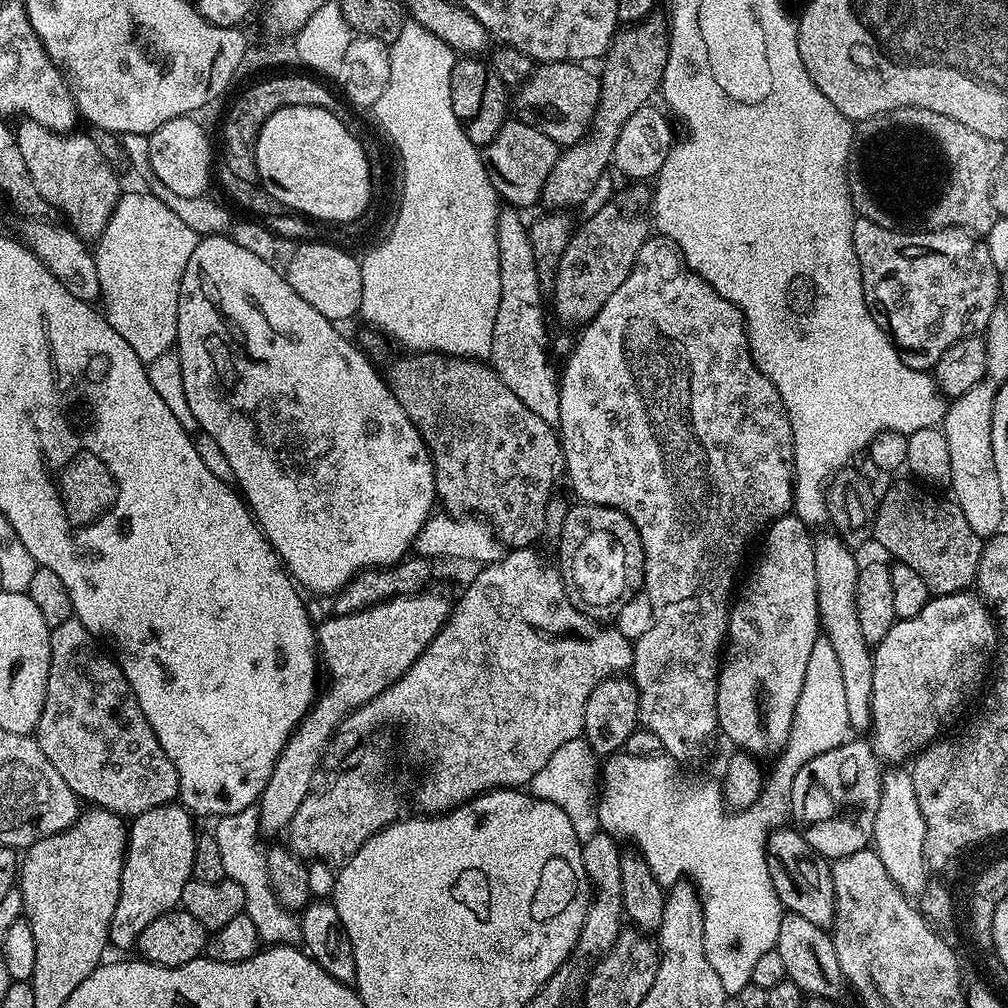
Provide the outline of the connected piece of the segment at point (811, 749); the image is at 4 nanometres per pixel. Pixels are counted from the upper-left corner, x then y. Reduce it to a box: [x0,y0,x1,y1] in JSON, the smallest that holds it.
[598,638,850,994]

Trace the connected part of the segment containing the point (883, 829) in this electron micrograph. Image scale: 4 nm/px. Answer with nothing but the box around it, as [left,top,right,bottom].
[872,766,928,898]

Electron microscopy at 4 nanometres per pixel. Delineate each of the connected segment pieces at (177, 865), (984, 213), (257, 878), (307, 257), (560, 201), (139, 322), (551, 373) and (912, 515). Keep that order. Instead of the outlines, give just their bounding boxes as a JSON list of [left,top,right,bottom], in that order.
[[109,802,198,948],[848,108,1006,234],[214,806,302,946],[286,242,362,322],[540,14,669,210],[95,198,197,364],[490,206,560,422],[872,482,983,596]]

